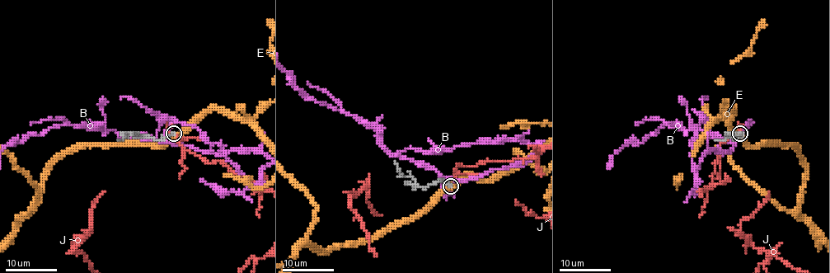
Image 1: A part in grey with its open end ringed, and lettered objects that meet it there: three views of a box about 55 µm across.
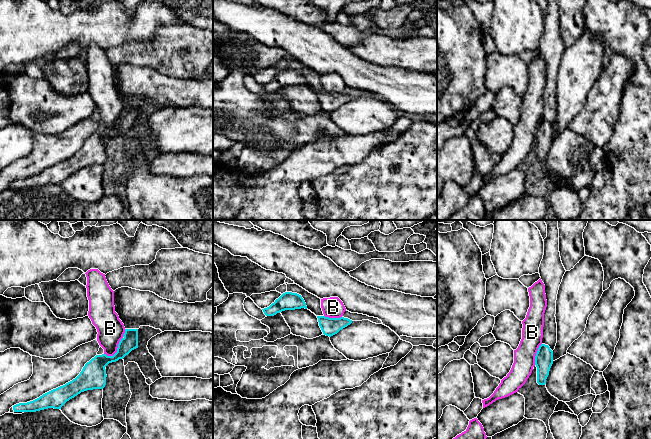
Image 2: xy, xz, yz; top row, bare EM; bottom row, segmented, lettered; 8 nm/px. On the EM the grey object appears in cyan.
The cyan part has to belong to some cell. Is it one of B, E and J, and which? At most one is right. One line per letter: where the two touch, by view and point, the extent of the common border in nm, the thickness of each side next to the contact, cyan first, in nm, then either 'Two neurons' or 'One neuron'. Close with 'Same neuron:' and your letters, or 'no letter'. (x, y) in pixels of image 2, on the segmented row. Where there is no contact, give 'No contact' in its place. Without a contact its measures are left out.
B: Touches cyan at xy (118, 346). Shared border 260 nm. Thickness 150 nm (cyan) against 220 nm. Two neurons
E: No contact. Two neurons
J: No contact. Two neurons
Same neuron: no letter

